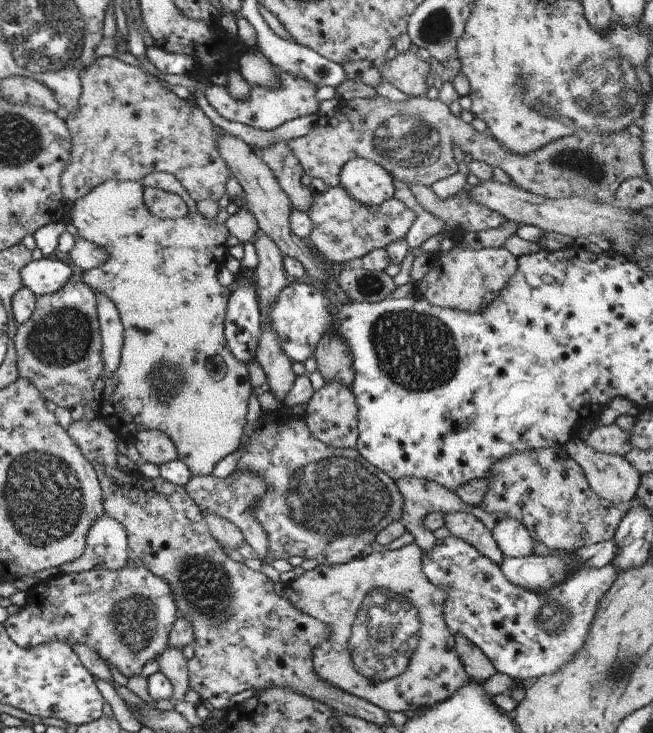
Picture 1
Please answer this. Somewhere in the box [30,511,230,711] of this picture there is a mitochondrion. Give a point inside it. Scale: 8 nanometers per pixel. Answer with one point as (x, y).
(133, 620)

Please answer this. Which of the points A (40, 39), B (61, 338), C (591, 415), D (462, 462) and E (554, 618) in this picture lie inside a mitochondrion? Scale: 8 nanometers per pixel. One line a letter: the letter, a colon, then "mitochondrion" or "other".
A: mitochondrion
B: mitochondrion
C: other
D: other
E: mitochondrion

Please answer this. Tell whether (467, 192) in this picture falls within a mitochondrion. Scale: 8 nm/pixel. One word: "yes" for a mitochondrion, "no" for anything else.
no

